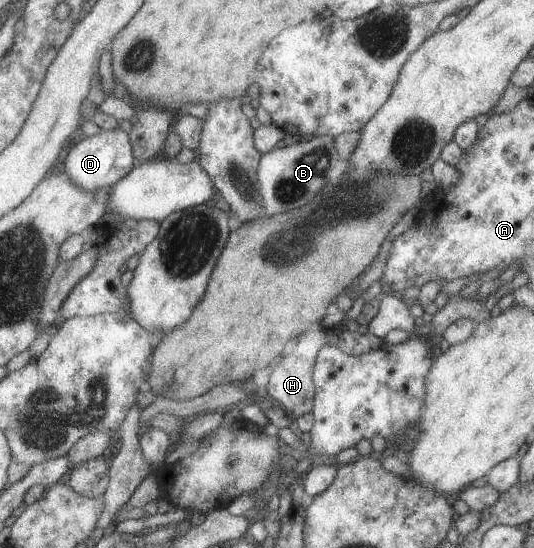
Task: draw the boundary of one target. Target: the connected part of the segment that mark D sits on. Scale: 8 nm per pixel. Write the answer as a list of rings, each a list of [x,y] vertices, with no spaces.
[[[123,128],[102,130],[79,142],[74,148],[68,150],[64,156],[66,171],[73,177],[73,181],[87,191],[97,191],[103,187],[113,187],[121,179],[129,177],[135,169],[137,161],[133,145],[132,134]]]

